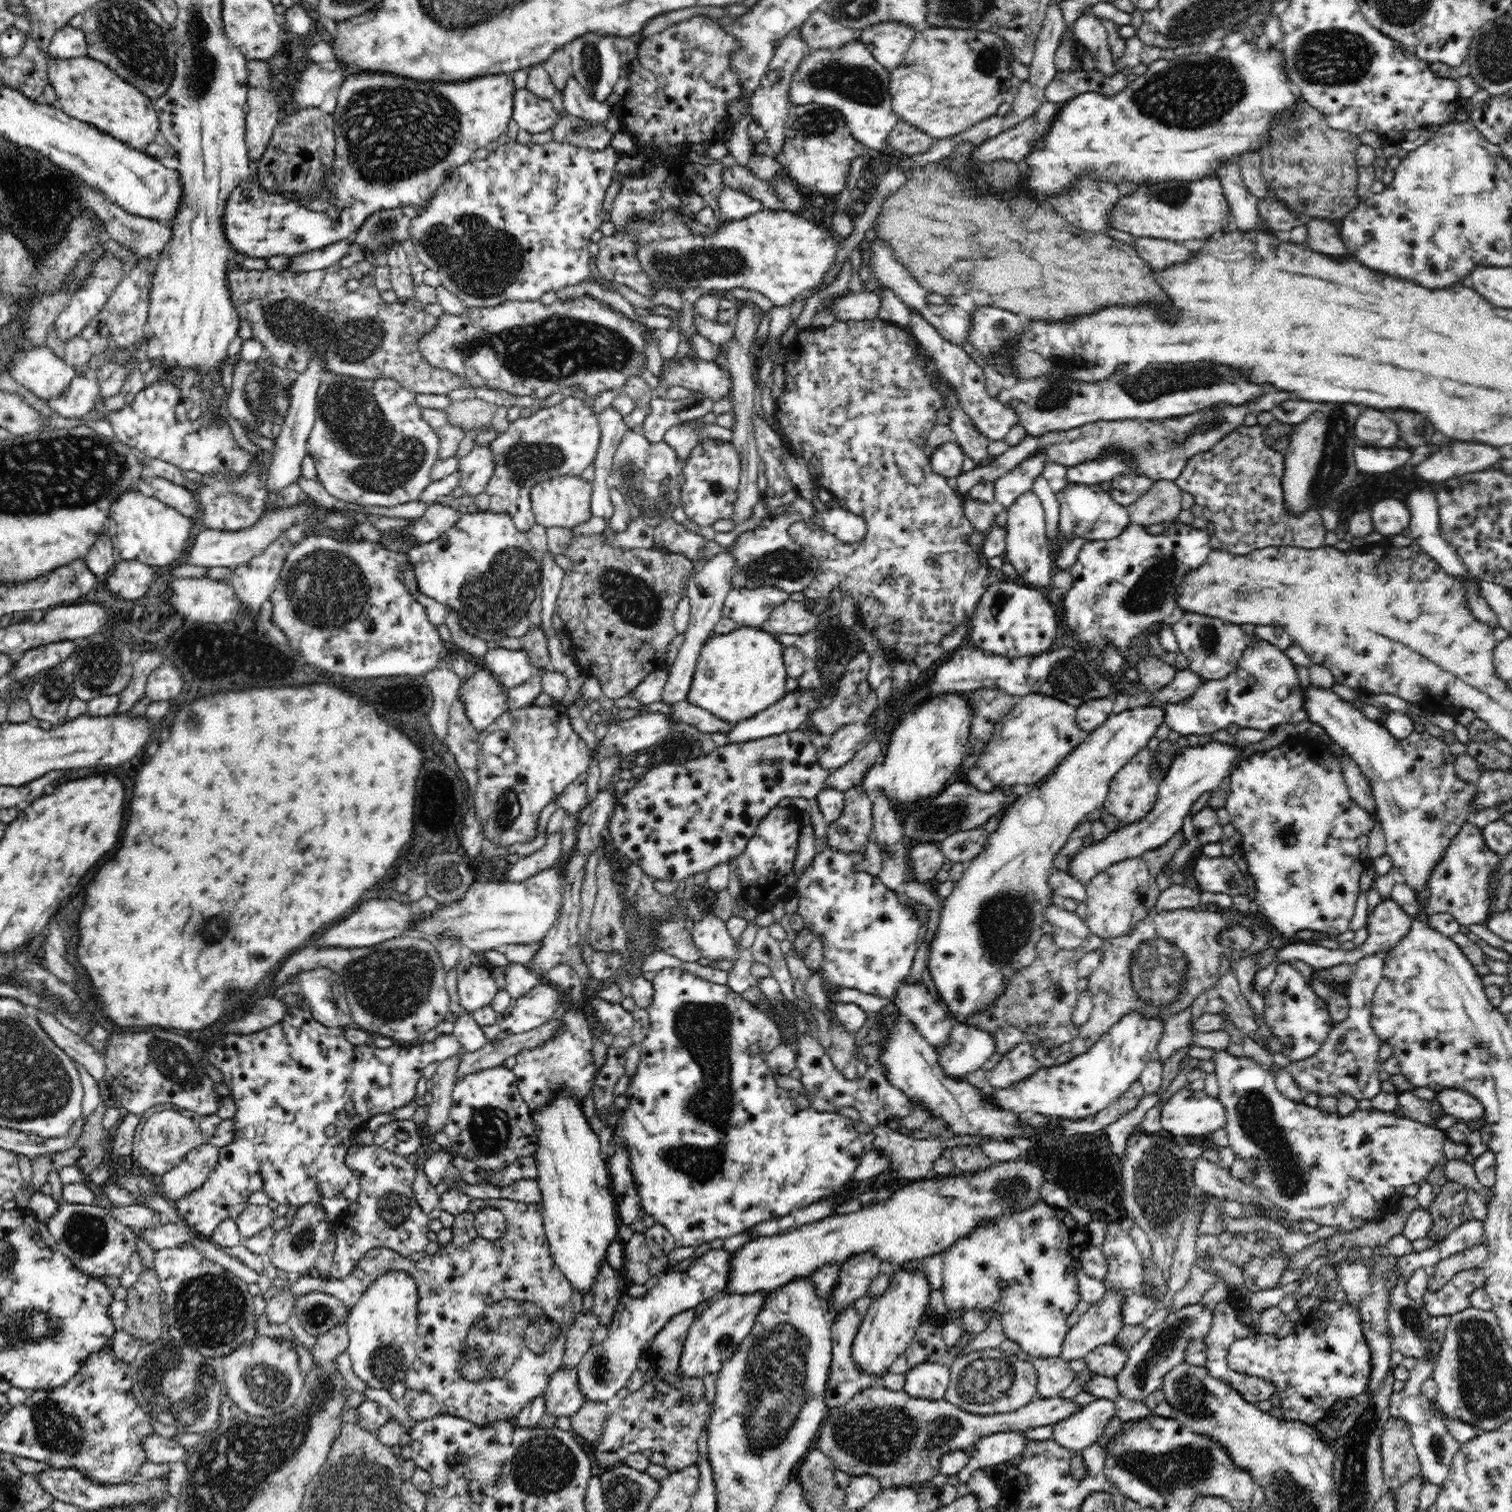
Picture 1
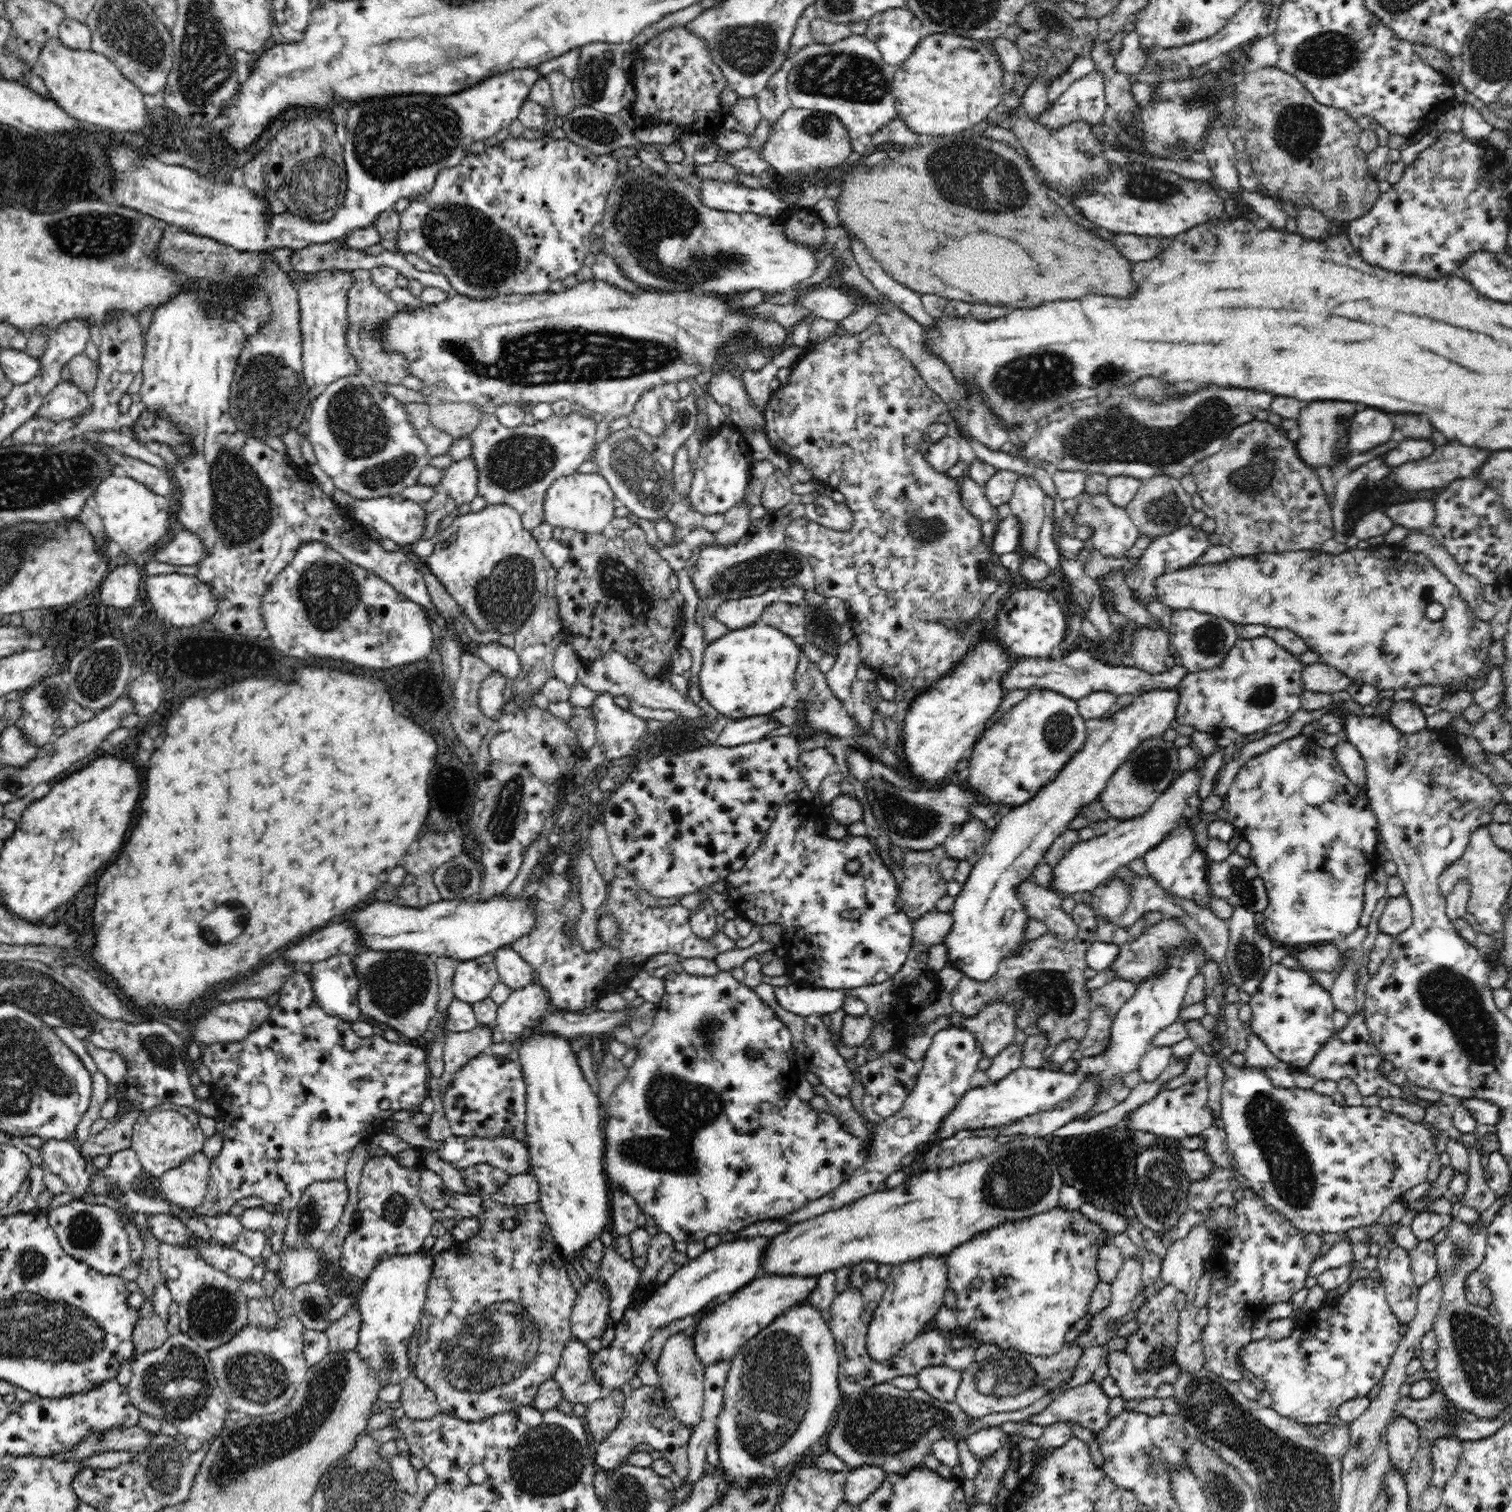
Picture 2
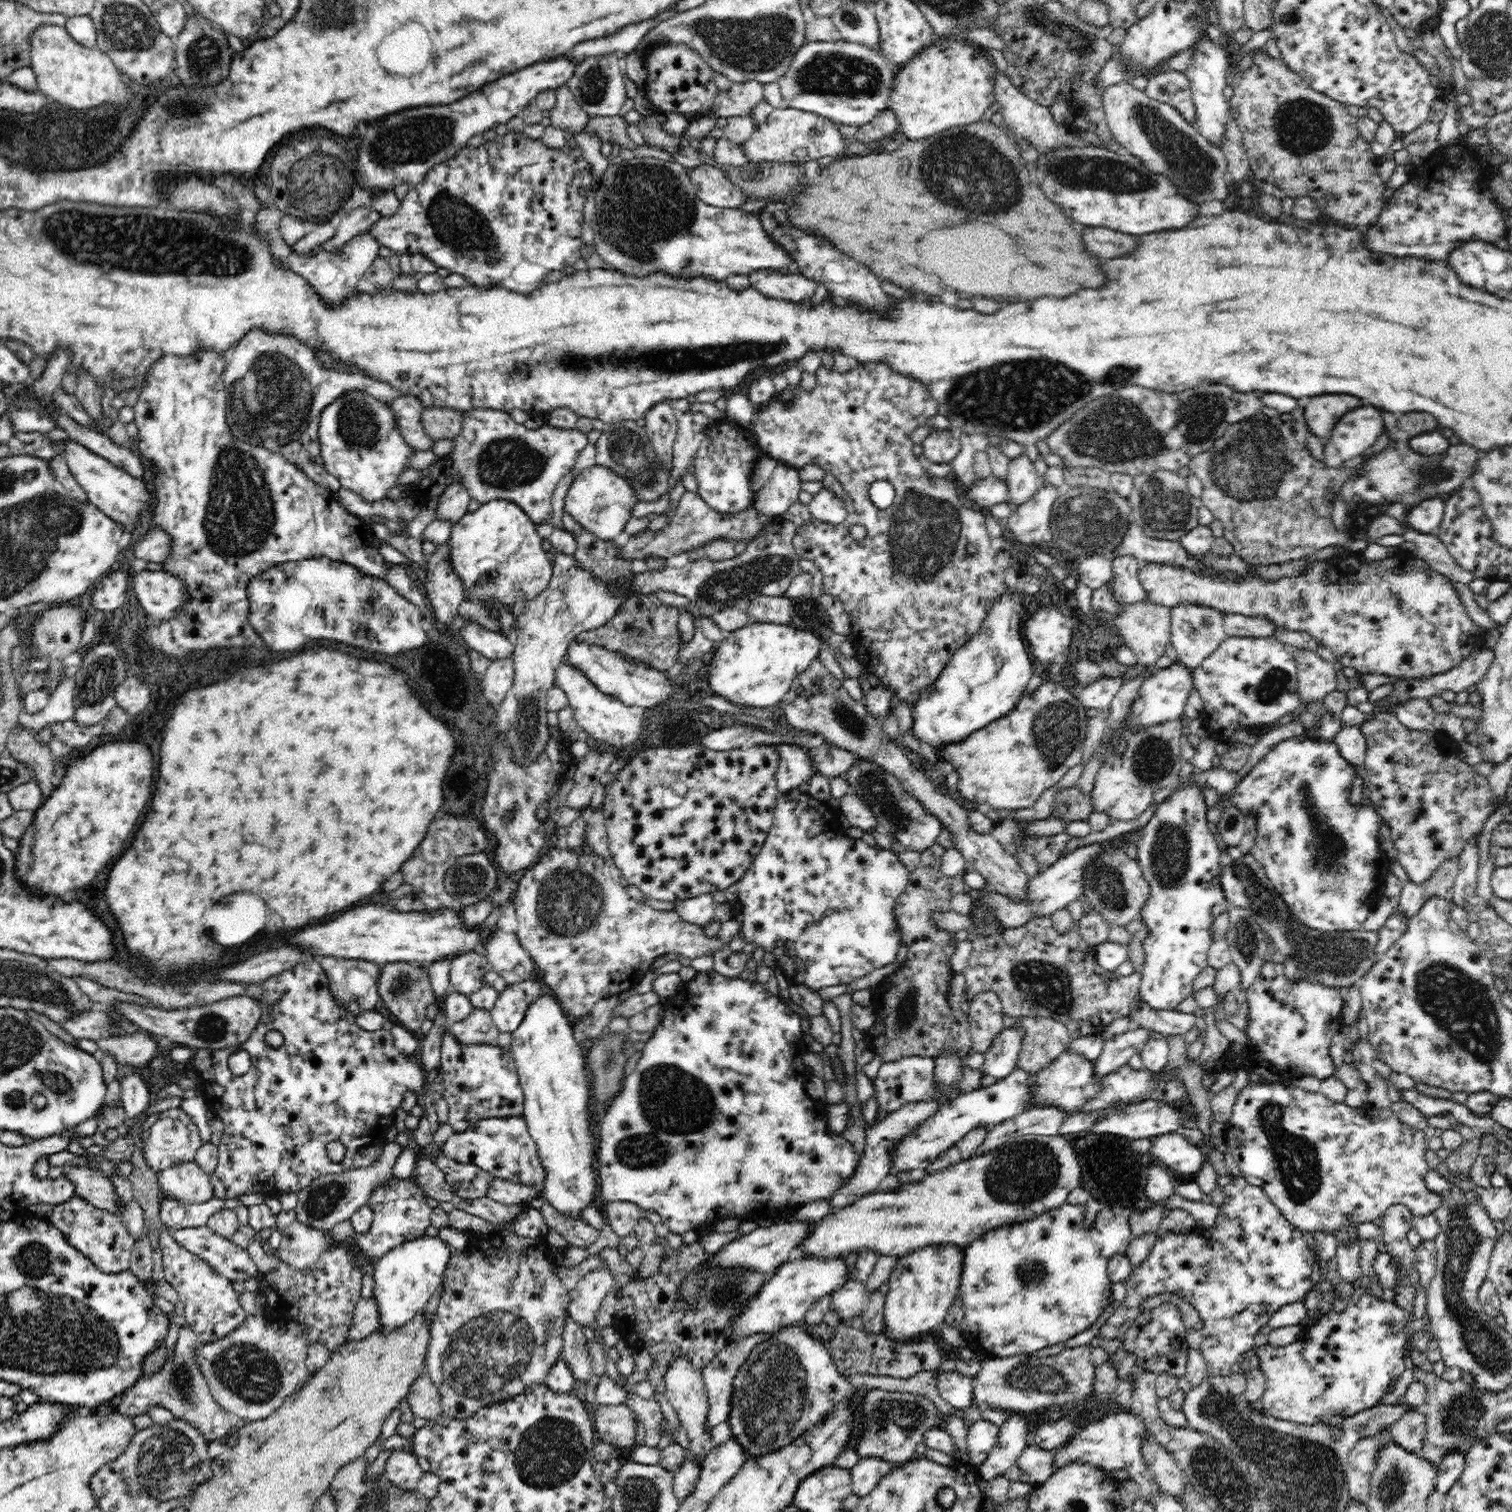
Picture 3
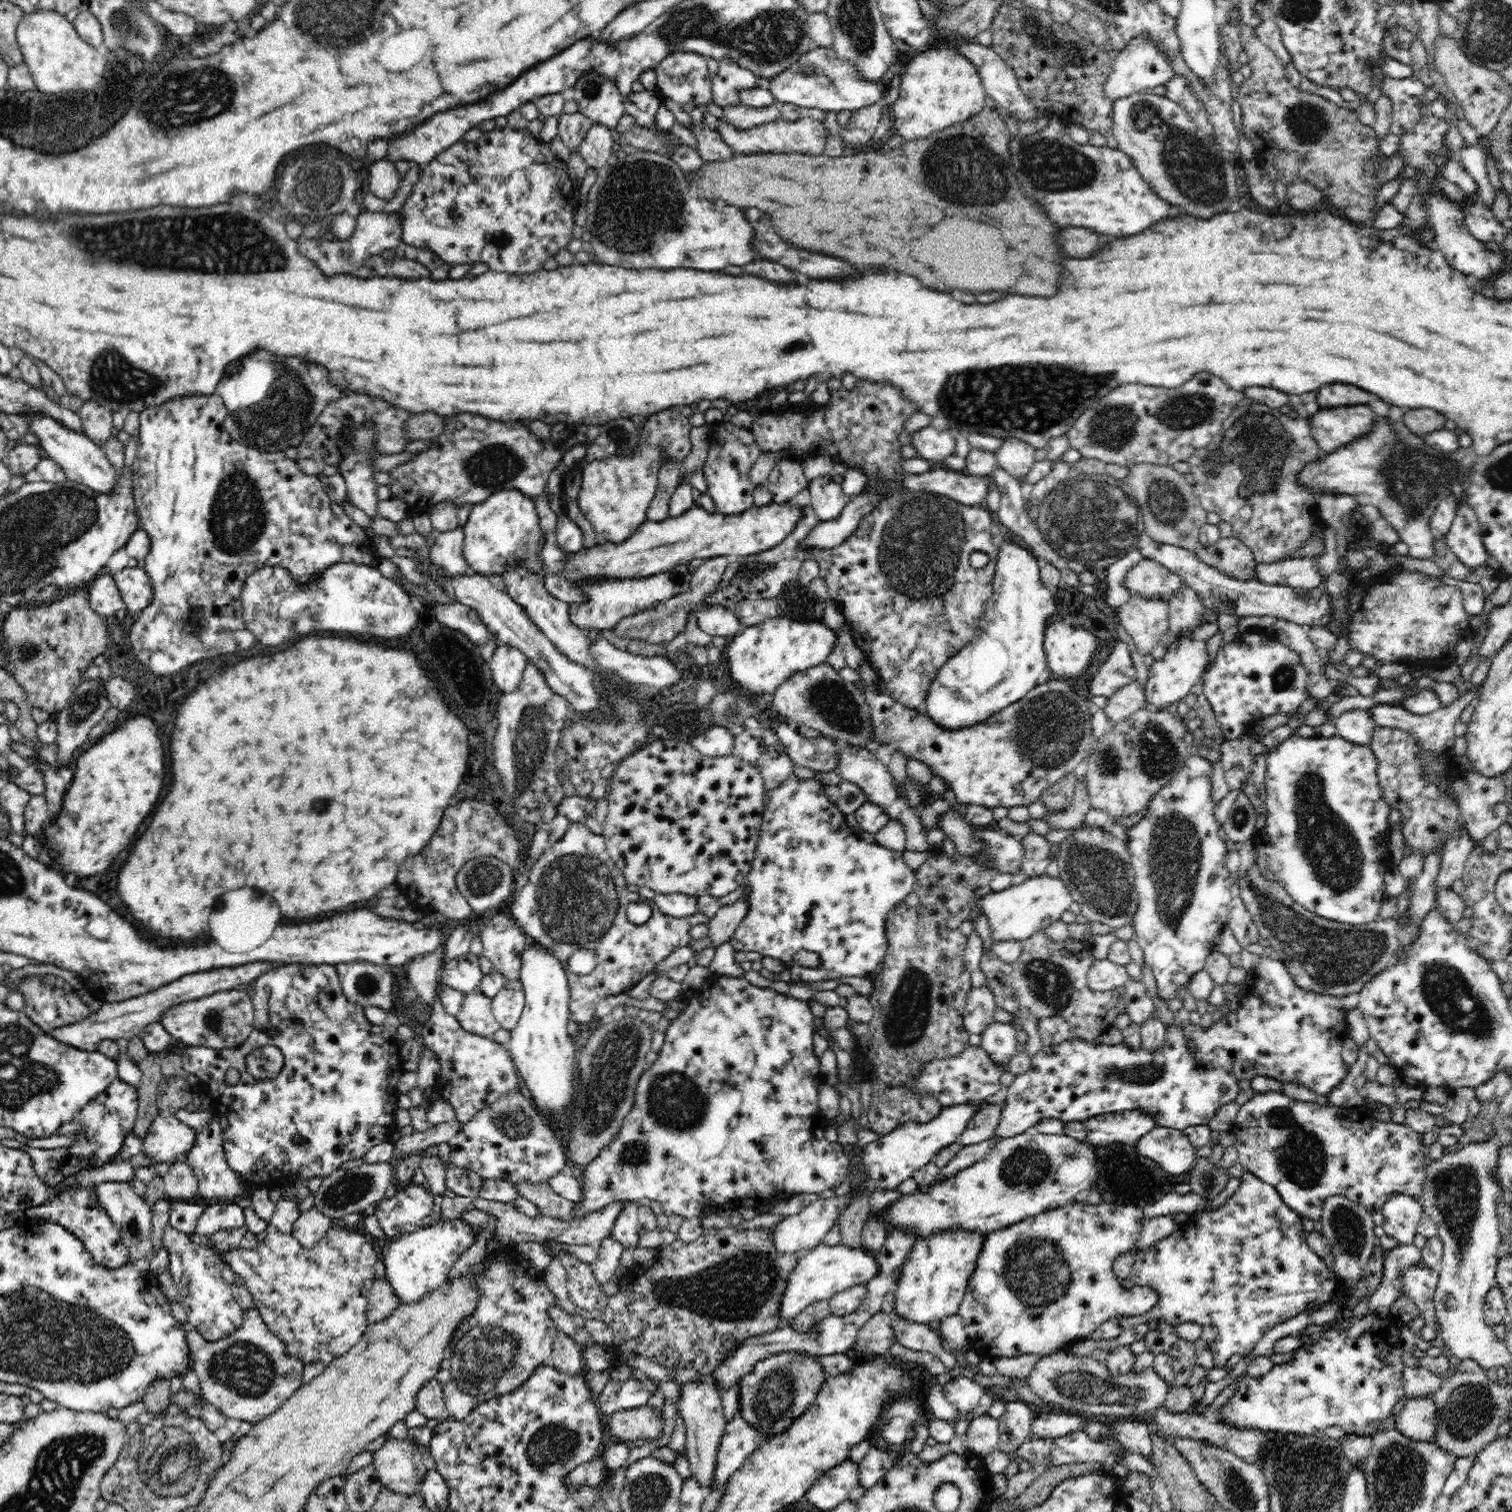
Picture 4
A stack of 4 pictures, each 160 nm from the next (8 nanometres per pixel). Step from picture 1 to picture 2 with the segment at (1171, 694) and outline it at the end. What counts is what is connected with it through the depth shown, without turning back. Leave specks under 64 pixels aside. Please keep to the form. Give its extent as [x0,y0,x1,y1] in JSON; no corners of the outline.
[1000,650,1189,701]

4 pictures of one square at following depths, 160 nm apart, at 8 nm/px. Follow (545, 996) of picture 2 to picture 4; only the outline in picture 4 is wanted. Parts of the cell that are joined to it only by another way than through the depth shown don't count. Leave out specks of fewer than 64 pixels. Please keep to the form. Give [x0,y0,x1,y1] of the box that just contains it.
[491,980,525,1032]

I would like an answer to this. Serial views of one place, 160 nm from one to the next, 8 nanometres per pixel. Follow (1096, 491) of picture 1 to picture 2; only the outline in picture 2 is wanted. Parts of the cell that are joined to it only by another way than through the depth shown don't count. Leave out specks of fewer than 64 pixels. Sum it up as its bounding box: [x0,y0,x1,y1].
[1072,490,1140,558]

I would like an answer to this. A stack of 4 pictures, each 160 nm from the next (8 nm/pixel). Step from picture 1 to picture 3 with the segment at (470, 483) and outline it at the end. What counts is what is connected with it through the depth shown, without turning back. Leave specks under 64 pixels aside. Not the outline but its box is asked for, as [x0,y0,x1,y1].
[436,478,471,523]

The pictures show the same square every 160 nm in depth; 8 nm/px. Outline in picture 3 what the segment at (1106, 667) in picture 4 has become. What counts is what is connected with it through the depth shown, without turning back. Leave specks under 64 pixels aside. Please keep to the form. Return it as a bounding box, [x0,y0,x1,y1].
[1071,679,1123,712]

